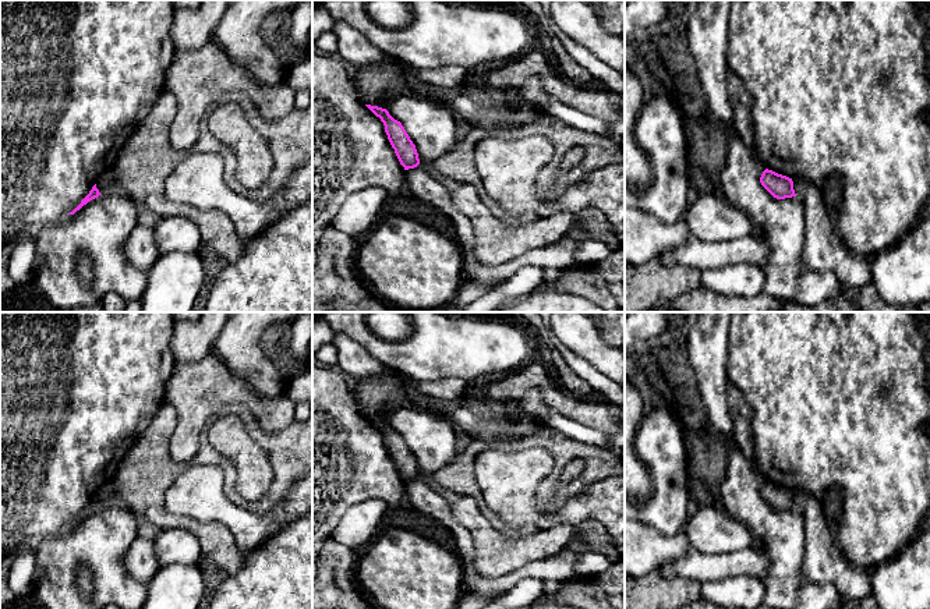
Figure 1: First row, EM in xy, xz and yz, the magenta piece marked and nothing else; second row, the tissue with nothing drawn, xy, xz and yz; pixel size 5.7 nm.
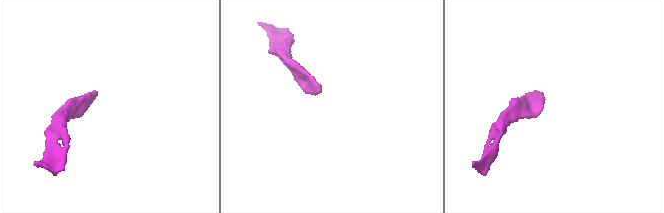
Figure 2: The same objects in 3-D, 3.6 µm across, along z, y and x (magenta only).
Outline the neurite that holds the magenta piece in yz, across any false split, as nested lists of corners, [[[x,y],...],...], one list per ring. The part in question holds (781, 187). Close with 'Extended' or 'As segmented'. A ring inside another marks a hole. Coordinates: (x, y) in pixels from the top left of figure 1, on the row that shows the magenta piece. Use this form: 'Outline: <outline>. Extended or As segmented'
Outline: [[[765,169],[760,177],[761,185],[777,199],[796,196],[792,178]]]. As segmented

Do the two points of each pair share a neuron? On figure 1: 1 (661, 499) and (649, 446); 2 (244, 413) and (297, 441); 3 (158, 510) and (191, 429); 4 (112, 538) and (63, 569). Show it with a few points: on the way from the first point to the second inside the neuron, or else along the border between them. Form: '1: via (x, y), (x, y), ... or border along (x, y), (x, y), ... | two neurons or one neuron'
1: via (661, 487), (661, 459) | one neuron
2: via (253, 427), (267, 441), (283, 441) | one neuron
3: border along (173, 429), (169, 455), (176, 461), (187, 464) | two neurons
4: via (99, 541), (88, 544), (75, 556) | one neuron

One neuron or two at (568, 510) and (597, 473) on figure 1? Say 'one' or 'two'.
two

